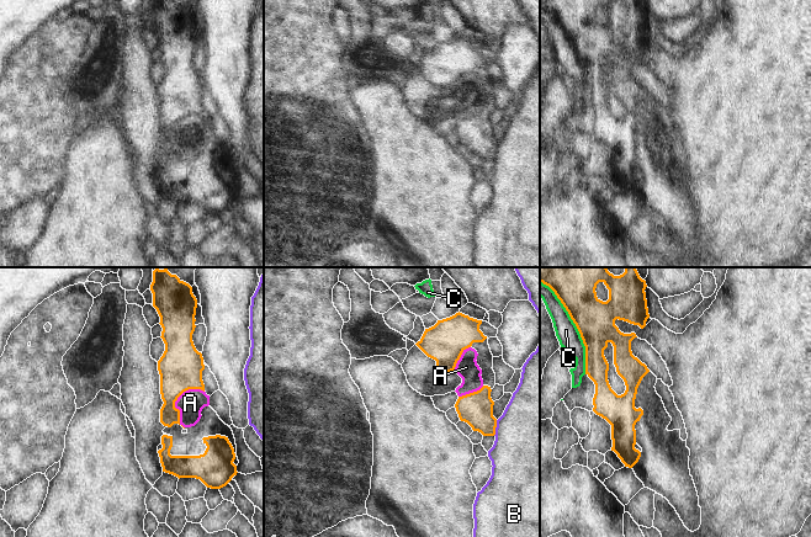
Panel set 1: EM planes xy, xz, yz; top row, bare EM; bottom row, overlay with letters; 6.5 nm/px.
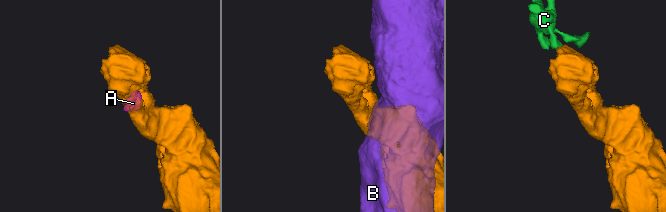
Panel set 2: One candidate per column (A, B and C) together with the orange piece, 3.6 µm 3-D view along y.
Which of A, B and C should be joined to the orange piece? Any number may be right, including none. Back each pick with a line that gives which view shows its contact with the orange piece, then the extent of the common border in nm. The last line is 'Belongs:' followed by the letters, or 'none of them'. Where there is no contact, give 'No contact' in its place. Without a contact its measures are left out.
A: Touches orange in xy. Shared border 280 nm
Belongs: A.

